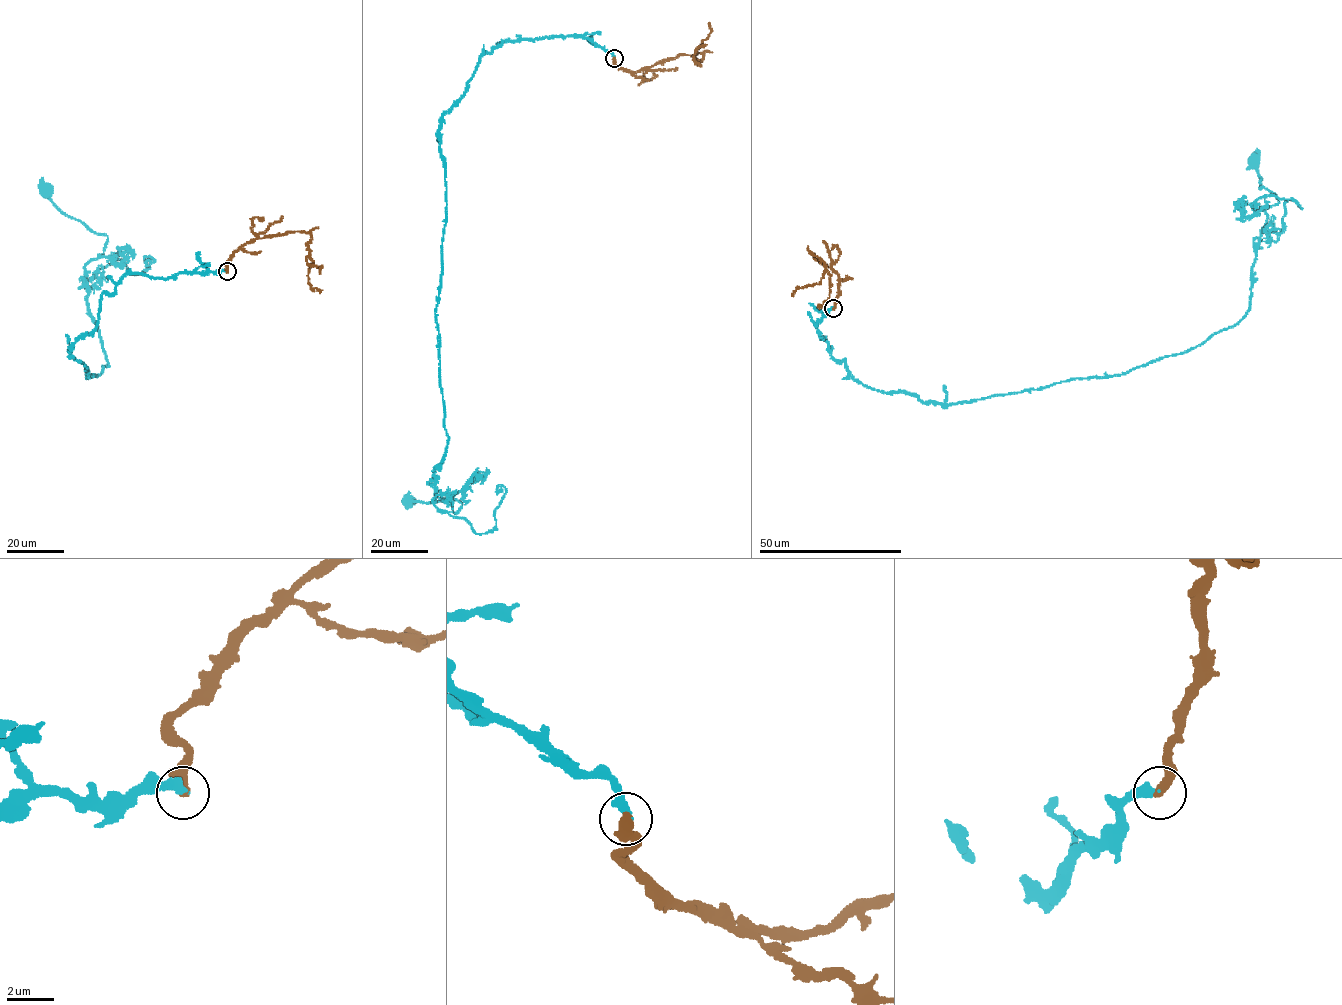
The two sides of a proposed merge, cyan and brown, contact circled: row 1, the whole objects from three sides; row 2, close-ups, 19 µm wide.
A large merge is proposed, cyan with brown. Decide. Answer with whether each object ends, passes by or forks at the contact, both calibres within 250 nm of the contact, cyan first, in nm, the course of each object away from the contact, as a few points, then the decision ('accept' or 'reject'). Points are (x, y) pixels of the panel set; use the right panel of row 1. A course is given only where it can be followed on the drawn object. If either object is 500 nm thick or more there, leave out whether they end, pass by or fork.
cyan ends there; brown ends there; 420 nm thick on the cyan side, 440 nm on the other; cyan runs (833, 308), (816, 325), (835, 360), (923, 402), (1125, 374), (1248, 309), (1278, 201), (1253, 159); brown runs (834, 308), (838, 275), (812, 253), (824, 262), (830, 275), (829, 297), (818, 305); accept

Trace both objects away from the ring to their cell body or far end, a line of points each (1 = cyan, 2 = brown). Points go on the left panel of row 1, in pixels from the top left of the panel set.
1: (227, 271), (126, 274), (70, 352), (87, 379), (109, 364), (85, 268), (107, 237), (44, 188)
2: (227, 271), (227, 260), (248, 241), (304, 231), (311, 239), (308, 284), (322, 290)

